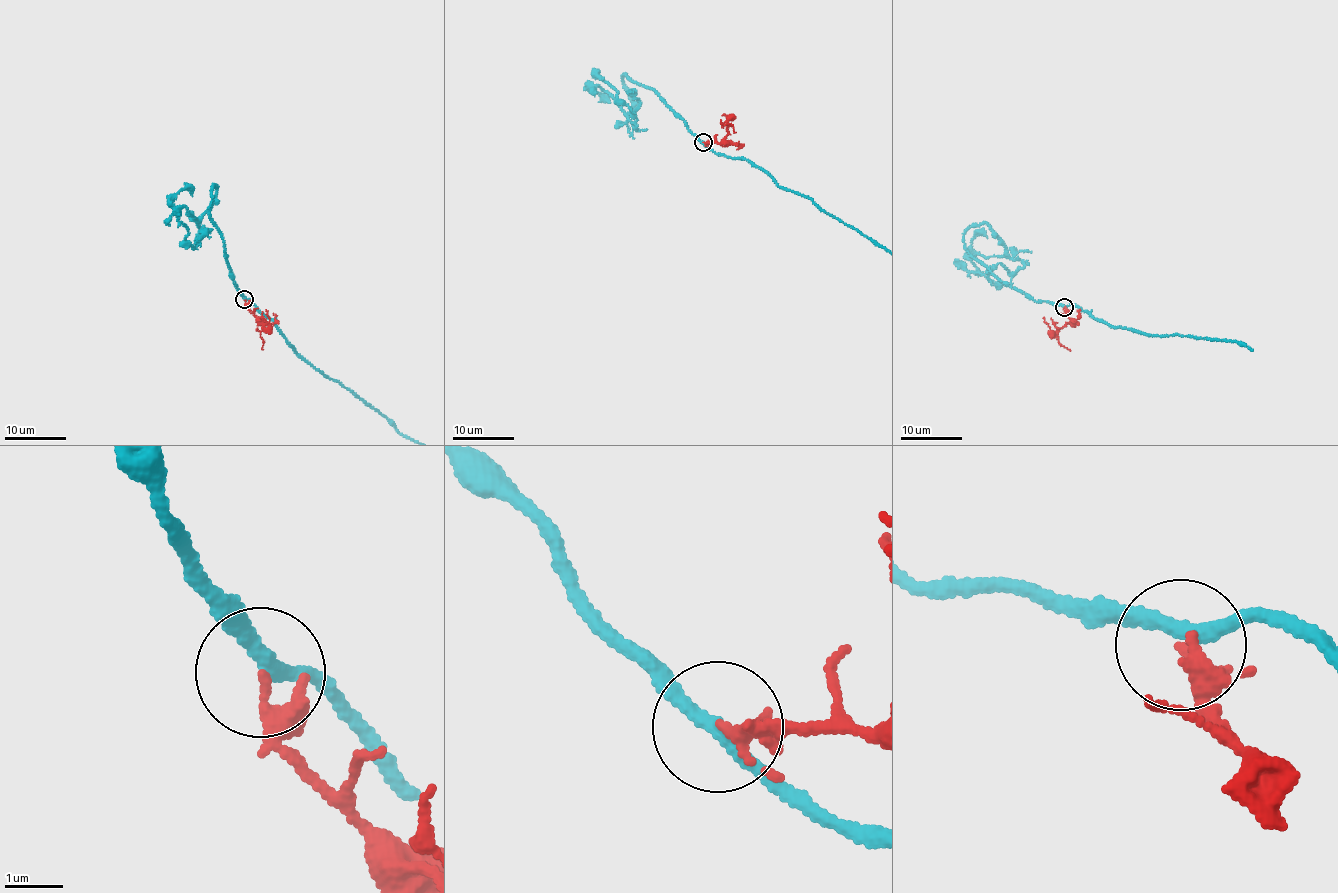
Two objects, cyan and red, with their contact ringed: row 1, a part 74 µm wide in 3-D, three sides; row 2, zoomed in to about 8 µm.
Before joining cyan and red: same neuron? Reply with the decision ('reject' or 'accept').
reject

